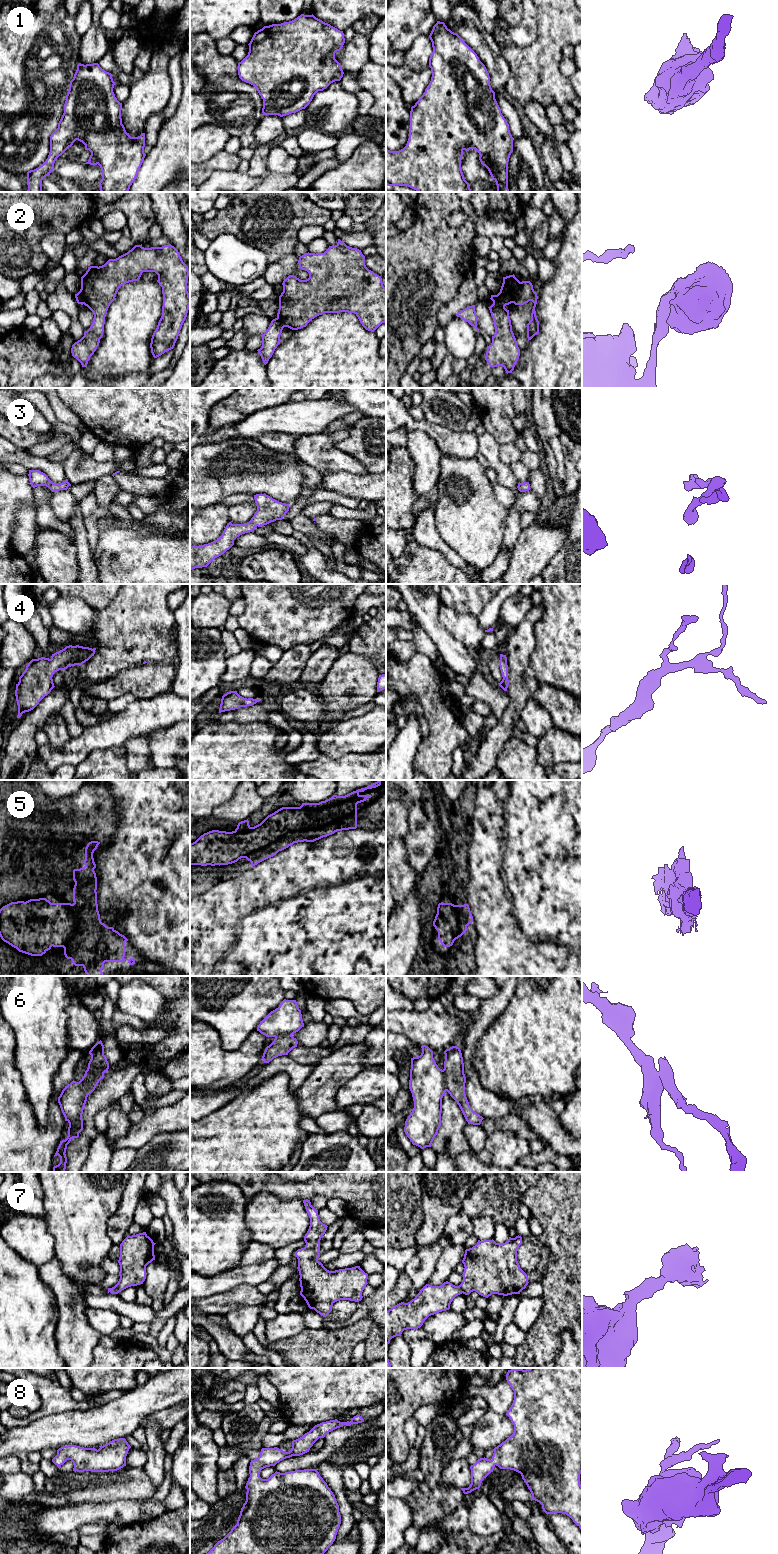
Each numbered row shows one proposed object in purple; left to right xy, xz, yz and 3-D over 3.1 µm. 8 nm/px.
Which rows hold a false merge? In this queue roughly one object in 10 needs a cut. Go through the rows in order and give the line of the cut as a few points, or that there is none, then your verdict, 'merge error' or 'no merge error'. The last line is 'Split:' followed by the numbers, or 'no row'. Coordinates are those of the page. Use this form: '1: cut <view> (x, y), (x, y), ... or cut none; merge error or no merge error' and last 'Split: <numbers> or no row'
1: cut none; no merge error
2: cut yz (520, 282), (513, 302); merge error
3: cut none; no merge error
4: cut none; no merge error
5: cut none; no merge error
6: cut yz (442, 1070), (446, 1090); merge error
7: cut none; no merge error
8: cut none; no merge error
Split: 2, 6

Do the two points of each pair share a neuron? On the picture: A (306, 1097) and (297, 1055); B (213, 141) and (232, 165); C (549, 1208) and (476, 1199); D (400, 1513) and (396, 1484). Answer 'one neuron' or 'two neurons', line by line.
A: two neurons
B: two neurons
C: two neurons
D: two neurons

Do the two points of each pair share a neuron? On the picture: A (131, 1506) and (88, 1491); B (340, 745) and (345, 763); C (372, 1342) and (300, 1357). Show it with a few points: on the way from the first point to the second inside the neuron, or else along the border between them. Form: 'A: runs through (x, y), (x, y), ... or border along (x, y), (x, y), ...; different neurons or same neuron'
A: border along (138, 1499), (115, 1499), (92, 1503); different neurons
B: border along (367, 753), (346, 752), (337, 756), (321, 755); different neurons
C: border along (370, 1318), (372, 1321), (371, 1330), (363, 1341); different neurons

